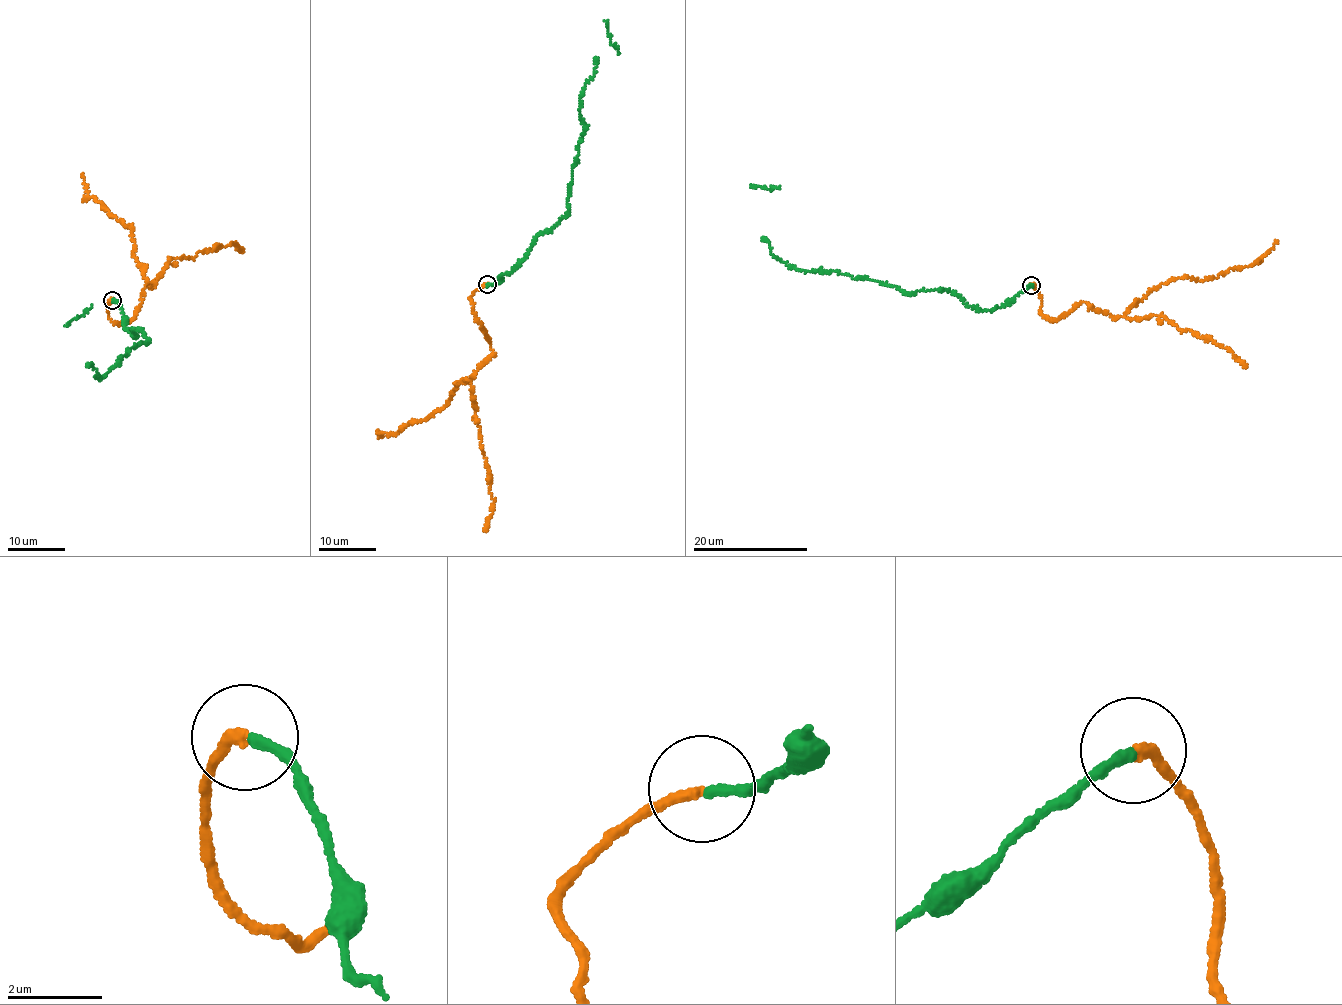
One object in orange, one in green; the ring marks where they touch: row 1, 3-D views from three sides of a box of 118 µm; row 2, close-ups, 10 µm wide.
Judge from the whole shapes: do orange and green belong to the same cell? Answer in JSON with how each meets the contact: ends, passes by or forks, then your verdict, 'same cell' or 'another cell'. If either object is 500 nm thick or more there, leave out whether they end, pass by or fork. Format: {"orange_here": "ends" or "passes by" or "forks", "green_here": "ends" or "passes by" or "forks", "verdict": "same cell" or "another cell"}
{"orange_here": "ends", "green_here": "ends", "verdict": "same cell"}

